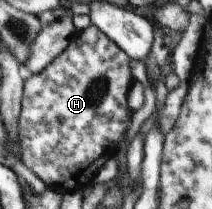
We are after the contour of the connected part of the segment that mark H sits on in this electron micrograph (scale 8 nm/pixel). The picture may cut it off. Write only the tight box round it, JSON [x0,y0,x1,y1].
[19,25,134,193]

